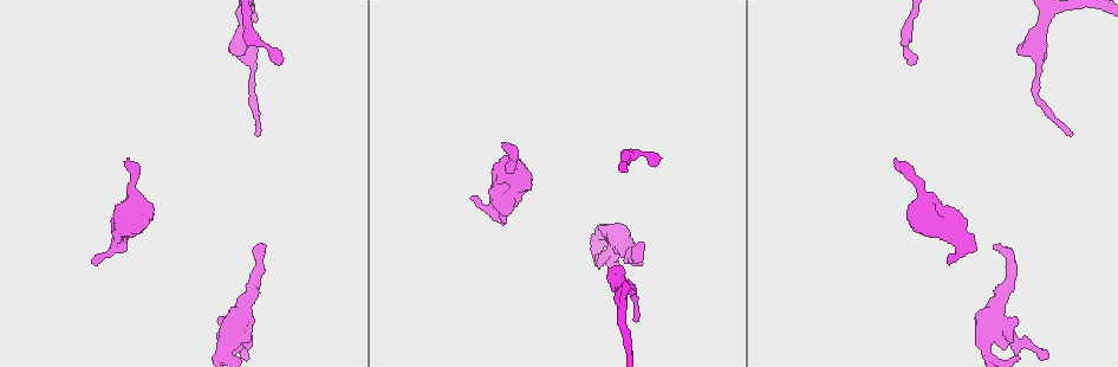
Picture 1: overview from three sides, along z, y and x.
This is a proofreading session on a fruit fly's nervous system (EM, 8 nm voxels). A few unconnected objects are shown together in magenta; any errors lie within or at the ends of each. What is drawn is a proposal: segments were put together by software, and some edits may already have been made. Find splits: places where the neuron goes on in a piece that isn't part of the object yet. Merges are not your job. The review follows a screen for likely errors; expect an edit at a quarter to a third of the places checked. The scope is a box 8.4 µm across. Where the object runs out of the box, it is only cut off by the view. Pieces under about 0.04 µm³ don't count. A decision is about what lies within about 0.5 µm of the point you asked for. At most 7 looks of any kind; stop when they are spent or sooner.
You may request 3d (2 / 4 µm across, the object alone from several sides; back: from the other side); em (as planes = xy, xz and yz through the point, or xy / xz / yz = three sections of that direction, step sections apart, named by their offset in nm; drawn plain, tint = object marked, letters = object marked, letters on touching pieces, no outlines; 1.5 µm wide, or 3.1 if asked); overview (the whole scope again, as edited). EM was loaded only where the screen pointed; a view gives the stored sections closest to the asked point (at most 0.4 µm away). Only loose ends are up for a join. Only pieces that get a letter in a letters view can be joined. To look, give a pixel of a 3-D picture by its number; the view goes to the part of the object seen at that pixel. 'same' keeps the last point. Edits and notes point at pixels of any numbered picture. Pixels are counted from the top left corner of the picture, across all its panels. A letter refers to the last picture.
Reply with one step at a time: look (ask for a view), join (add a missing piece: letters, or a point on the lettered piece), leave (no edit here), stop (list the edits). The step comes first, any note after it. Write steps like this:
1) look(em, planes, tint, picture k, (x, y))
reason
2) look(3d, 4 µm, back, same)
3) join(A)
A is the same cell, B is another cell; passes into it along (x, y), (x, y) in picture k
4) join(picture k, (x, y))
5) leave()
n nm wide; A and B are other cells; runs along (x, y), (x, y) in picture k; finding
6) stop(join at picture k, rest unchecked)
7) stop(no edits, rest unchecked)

look(3d, 2 µm, picture 1, (504, 145))
branch stops here

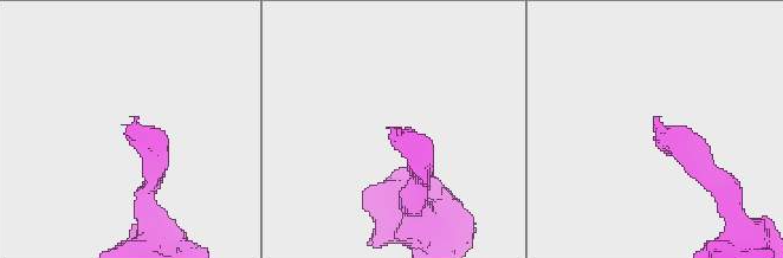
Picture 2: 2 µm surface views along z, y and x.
look(em, planes, letters, picture 2, (399, 128))

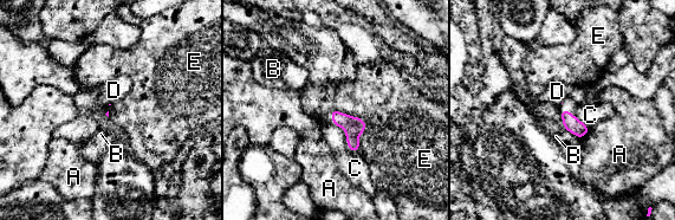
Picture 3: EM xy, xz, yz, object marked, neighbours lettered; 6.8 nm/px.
leave()
A, B, C, D and E are other cells; border along (336, 109), (364, 122), (359, 151) in picture 3; none of them fits

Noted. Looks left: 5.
look(3d, 4 µm, picture 1, (637, 320))
tapers out

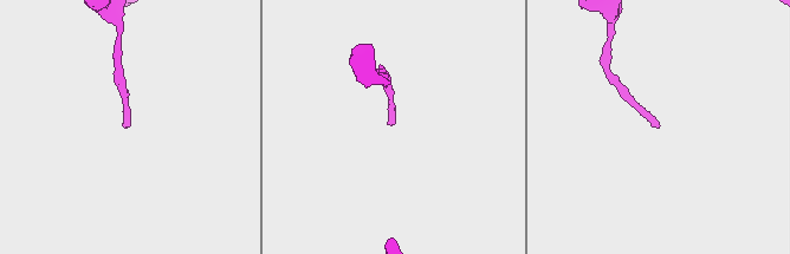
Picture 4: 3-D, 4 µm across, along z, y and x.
look(em, xy, step 4, letters, picture 4, (390, 125))

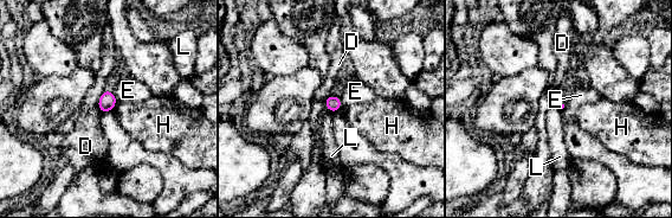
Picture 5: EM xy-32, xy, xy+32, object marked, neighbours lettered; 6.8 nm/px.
look(em, planes, letters, same)
another direction

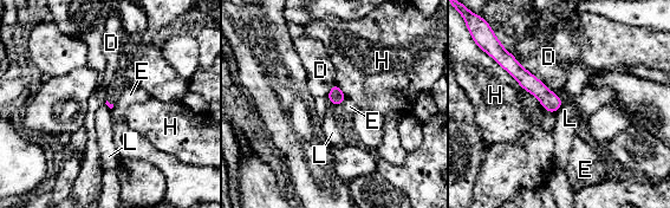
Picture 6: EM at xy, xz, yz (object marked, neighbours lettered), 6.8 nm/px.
leave()
D, E, H and L are other cells; border along (563, 104), (554, 112) in picture 6; none of them fits

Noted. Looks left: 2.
stop(no edits, rest unchecked)

